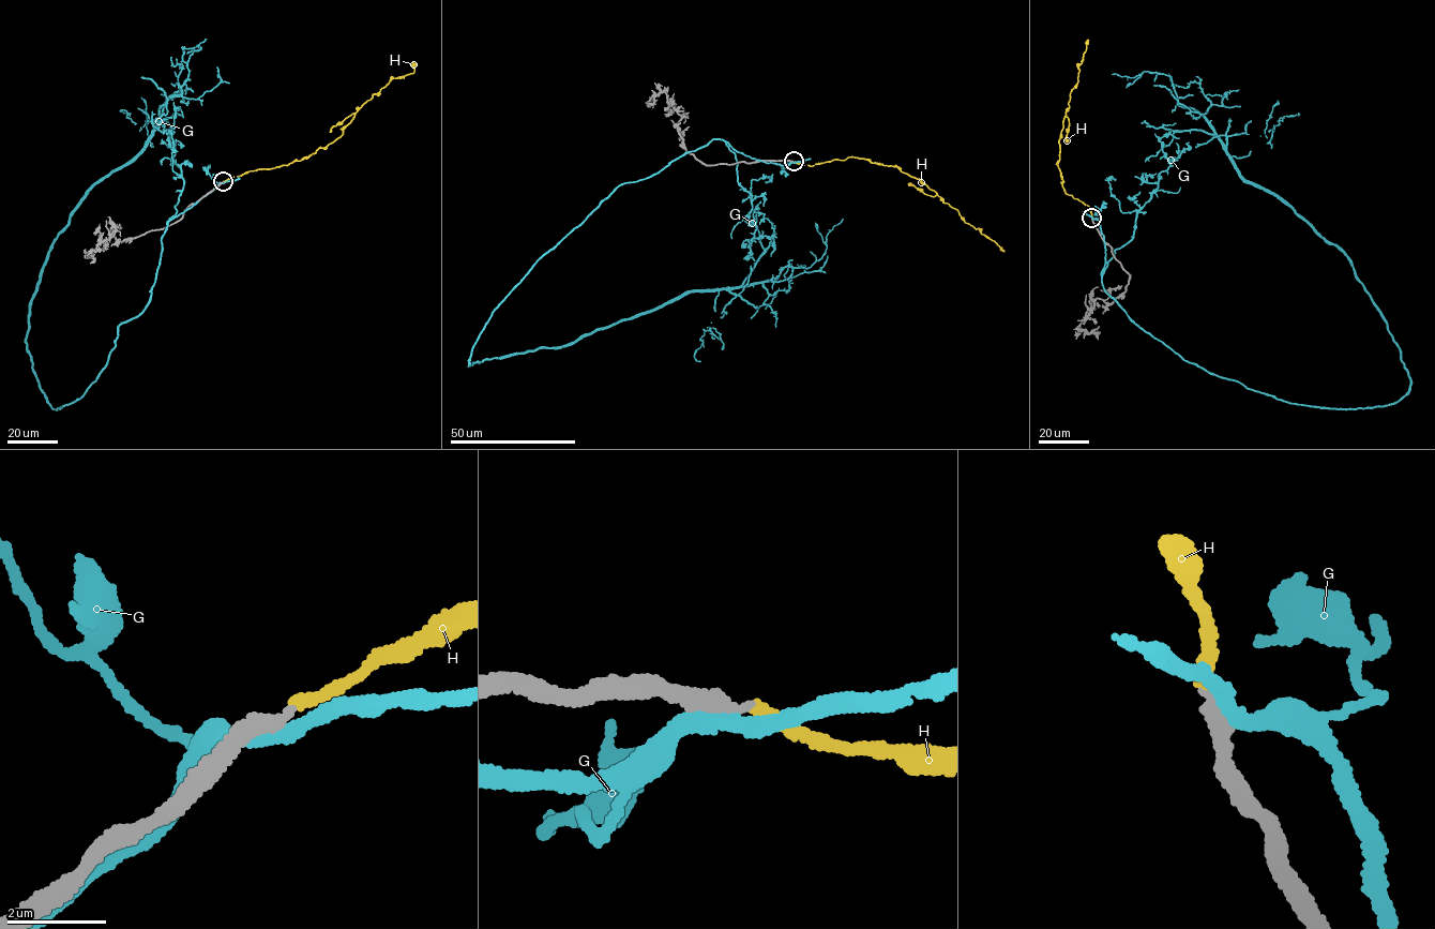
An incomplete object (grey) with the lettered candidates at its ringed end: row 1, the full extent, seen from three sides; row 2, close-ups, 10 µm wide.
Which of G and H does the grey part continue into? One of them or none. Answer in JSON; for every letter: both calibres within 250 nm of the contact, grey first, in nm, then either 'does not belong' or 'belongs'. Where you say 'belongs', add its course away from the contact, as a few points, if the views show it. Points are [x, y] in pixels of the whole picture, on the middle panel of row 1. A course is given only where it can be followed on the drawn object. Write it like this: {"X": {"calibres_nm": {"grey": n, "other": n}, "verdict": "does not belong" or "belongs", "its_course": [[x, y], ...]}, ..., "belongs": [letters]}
{"G": {"calibres_nm": {"grey": 360, "other": 280}, "verdict": "does not belong"}, "H": {"calibres_nm": {"grey": 240, "other": 240}, "verdict": "does not belong"}, "belongs": []}

